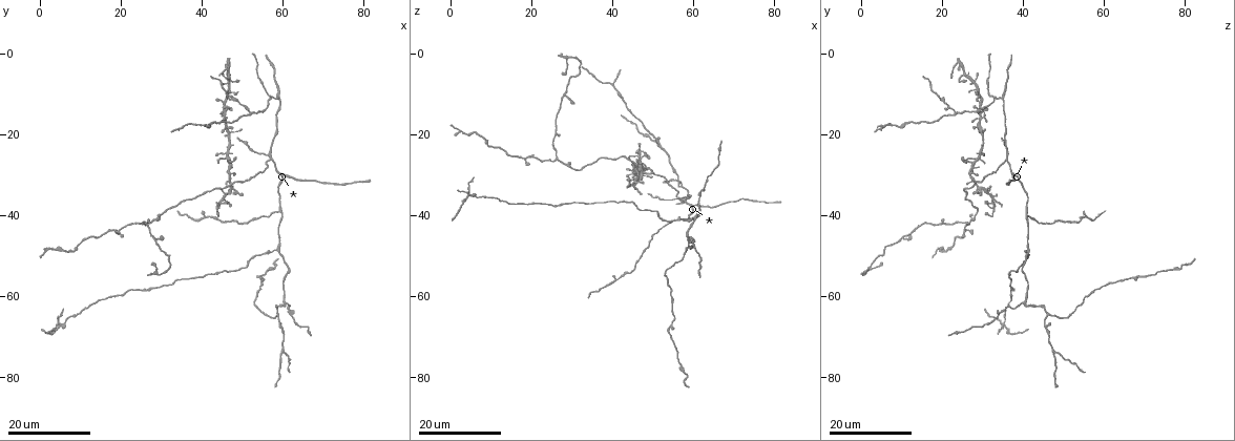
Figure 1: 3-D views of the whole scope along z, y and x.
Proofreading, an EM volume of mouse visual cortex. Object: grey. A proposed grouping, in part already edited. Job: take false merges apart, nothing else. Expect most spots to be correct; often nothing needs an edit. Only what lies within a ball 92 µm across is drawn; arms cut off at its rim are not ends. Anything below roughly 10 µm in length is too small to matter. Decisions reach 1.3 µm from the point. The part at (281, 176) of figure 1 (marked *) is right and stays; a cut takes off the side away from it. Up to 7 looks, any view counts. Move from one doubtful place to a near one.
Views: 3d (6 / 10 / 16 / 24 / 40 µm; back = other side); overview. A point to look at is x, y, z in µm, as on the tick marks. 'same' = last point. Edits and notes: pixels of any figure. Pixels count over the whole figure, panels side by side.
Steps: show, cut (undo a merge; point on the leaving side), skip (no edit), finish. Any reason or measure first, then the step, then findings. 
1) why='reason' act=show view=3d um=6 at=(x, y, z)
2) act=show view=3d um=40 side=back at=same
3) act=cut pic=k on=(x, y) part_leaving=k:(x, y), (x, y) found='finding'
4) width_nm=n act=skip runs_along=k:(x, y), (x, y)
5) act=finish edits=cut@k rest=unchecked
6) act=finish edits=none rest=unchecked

why='four-way junction' act=show view=3d um=16 at=(57.0, 25.5, 36.0)

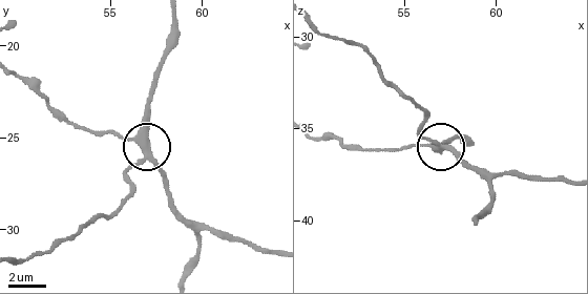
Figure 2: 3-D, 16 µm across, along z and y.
act=show view=3d um=10 at=(56.9, 25.8, 36.1)

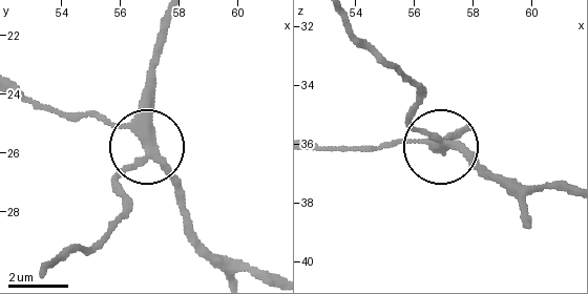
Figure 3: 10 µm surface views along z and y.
act=skip runs_along=3:(229, 276), (198, 238), (181, 186), (151, 148), (148, 60) found='all the same neuron'

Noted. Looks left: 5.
why='two arms in line, one across' act=show view=3d um=16 at=(51.5, 14.5, 23.5)

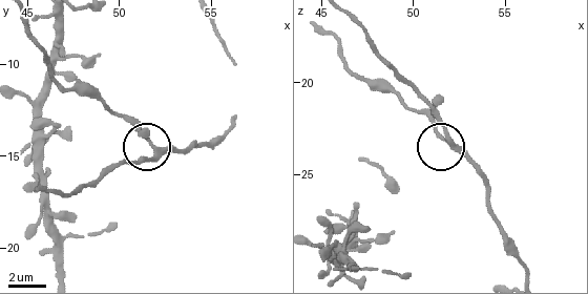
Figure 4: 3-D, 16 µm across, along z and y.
why='closer look' act=show view=3d um=10 at=(51.9, 14.7, 23.3)

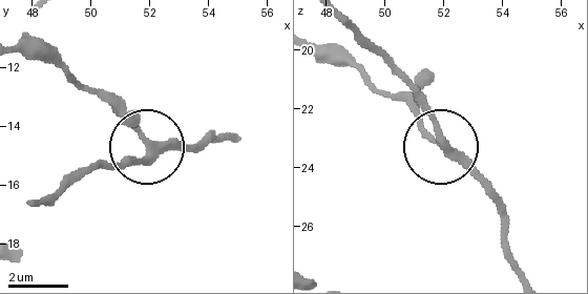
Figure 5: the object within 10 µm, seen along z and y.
act=skip runs_along=5:(237, 135), (152, 143), (109, 101) found='continuous, no second neuron'

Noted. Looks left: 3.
why='four arms meet' act=show view=3d um=24 at=(19.0, 44.0, 25.0)

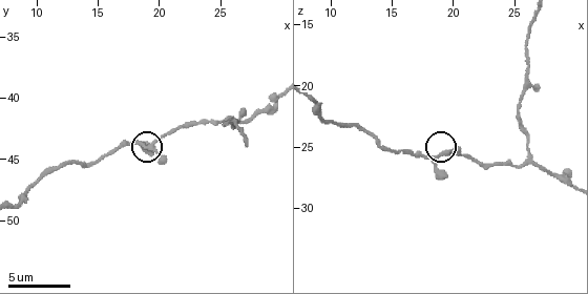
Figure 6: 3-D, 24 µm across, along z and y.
act=show view=3d um=10 at=(19.0, 44.0, 25.6)

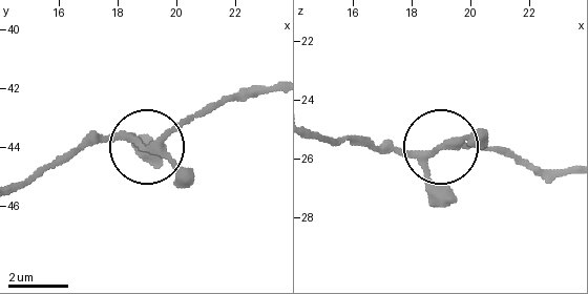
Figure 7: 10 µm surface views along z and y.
width_nm=230 act=skip found='one neuron here'

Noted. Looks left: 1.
act=finish edits=none rest=unchecked

